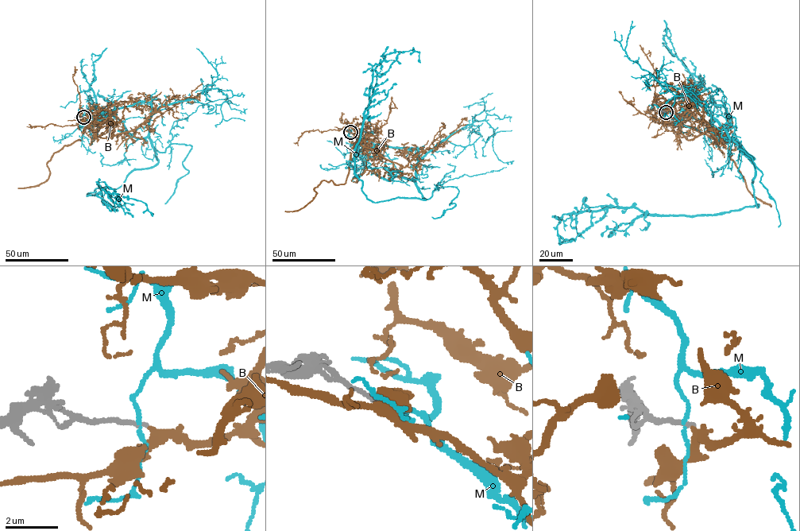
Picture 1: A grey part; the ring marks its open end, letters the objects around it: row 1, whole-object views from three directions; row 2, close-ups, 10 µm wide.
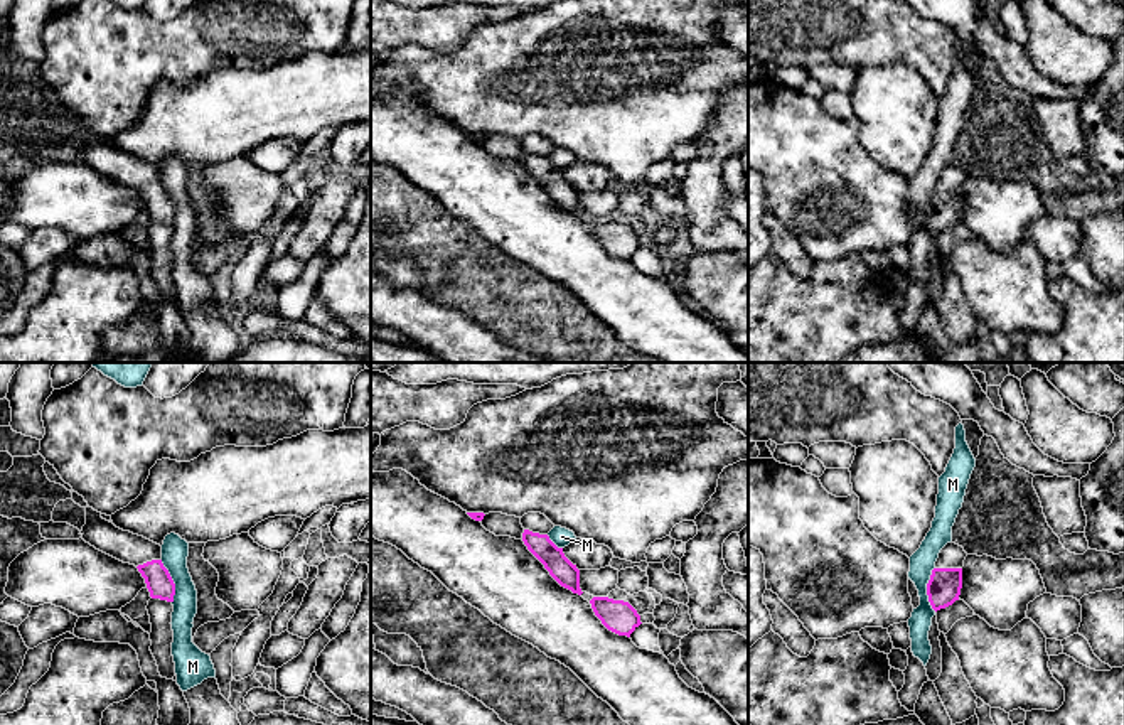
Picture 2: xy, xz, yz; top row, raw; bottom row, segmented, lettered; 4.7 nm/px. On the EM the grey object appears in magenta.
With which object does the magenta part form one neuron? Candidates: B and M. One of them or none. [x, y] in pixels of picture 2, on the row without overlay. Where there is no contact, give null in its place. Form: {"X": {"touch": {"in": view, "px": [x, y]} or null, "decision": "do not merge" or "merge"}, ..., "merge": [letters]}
{"B": {"touch": null, "decision": "merge"}, "M": {"touch": {"in": "yz", "px": [927, 211]}, "decision": "do not merge"}, "merge": ["B"]}

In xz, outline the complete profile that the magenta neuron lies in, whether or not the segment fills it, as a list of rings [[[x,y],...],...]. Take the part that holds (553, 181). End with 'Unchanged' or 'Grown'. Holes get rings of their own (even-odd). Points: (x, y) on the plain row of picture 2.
[[[524,152],[522,164],[561,209],[578,218],[583,216],[580,211],[580,192],[565,179],[563,170],[558,170],[548,157]]]. Unchanged

